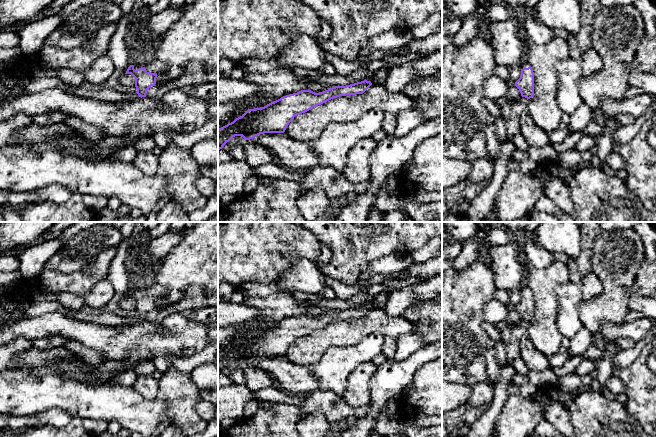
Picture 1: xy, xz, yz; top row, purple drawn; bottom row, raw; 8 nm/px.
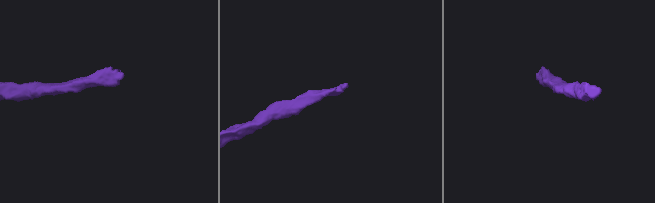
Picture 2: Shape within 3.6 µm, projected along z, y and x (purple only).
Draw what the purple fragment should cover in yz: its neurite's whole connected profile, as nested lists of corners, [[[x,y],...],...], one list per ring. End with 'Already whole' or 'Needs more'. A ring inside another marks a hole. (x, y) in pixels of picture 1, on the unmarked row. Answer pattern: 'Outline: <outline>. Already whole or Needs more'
Outline: [[[526,284],[520,289],[520,293],[521,299],[515,306],[515,310],[519,313],[522,321],[530,323],[534,319],[534,296]]]. Needs more

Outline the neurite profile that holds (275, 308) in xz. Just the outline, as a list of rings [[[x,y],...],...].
[[[283,292],[267,297],[245,297],[242,304],[258,309],[260,313],[253,319],[265,323],[269,327],[301,314],[311,314],[319,317],[335,311],[313,305],[308,301],[296,300],[291,294]]]

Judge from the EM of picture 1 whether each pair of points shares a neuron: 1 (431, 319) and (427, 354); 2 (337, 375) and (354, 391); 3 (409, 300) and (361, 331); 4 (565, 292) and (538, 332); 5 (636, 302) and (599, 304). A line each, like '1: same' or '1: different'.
1: different
2: different
3: different
4: different
5: different

